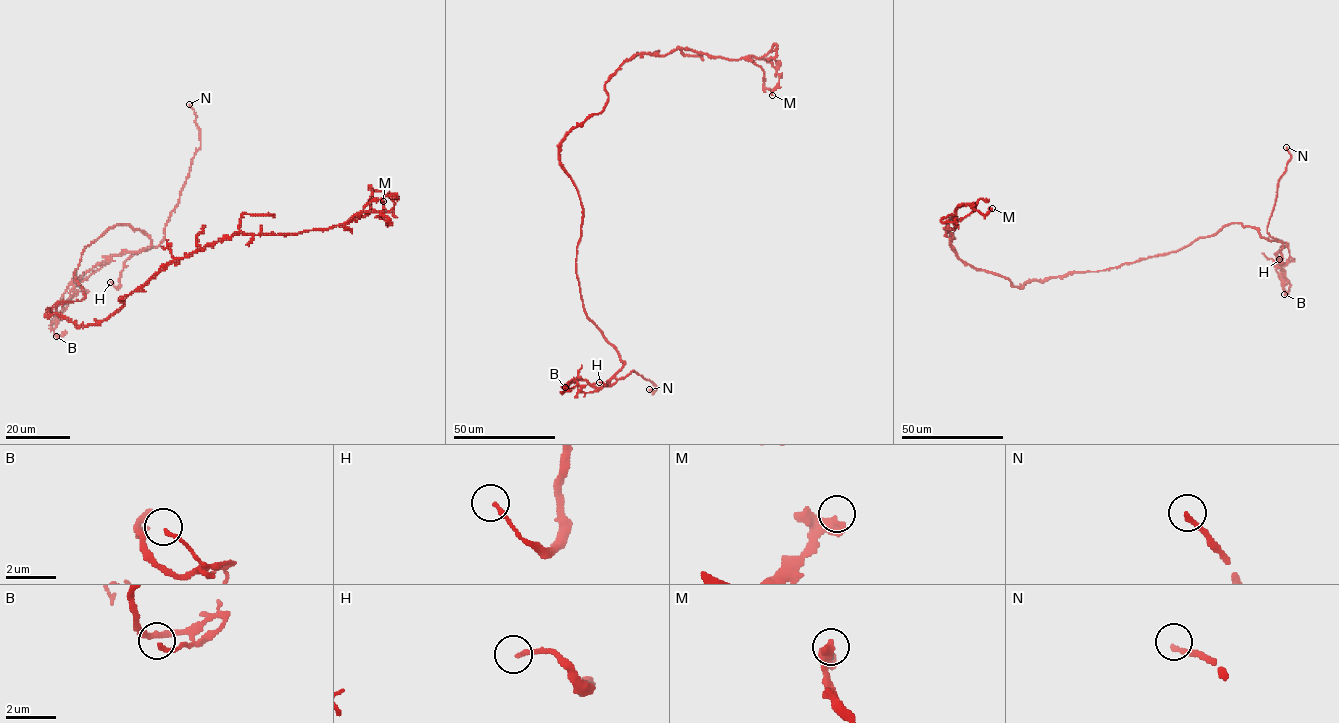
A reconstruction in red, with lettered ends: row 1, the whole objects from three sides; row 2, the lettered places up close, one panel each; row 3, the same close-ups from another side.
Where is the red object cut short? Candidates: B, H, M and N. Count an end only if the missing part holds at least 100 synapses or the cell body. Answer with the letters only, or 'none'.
N

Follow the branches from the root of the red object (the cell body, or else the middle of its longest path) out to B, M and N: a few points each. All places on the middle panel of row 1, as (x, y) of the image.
B: (568, 174), (583, 213), (576, 270), (584, 311), (625, 364), (600, 389), (585, 380), (565, 387)
M: (568, 174), (561, 141), (603, 110), (605, 83), (636, 54), (685, 48), (764, 58), (778, 74), (772, 95)
N: (568, 174), (583, 213), (576, 270), (584, 311), (625, 363), (614, 377), (633, 370), (656, 386), (649, 389)

